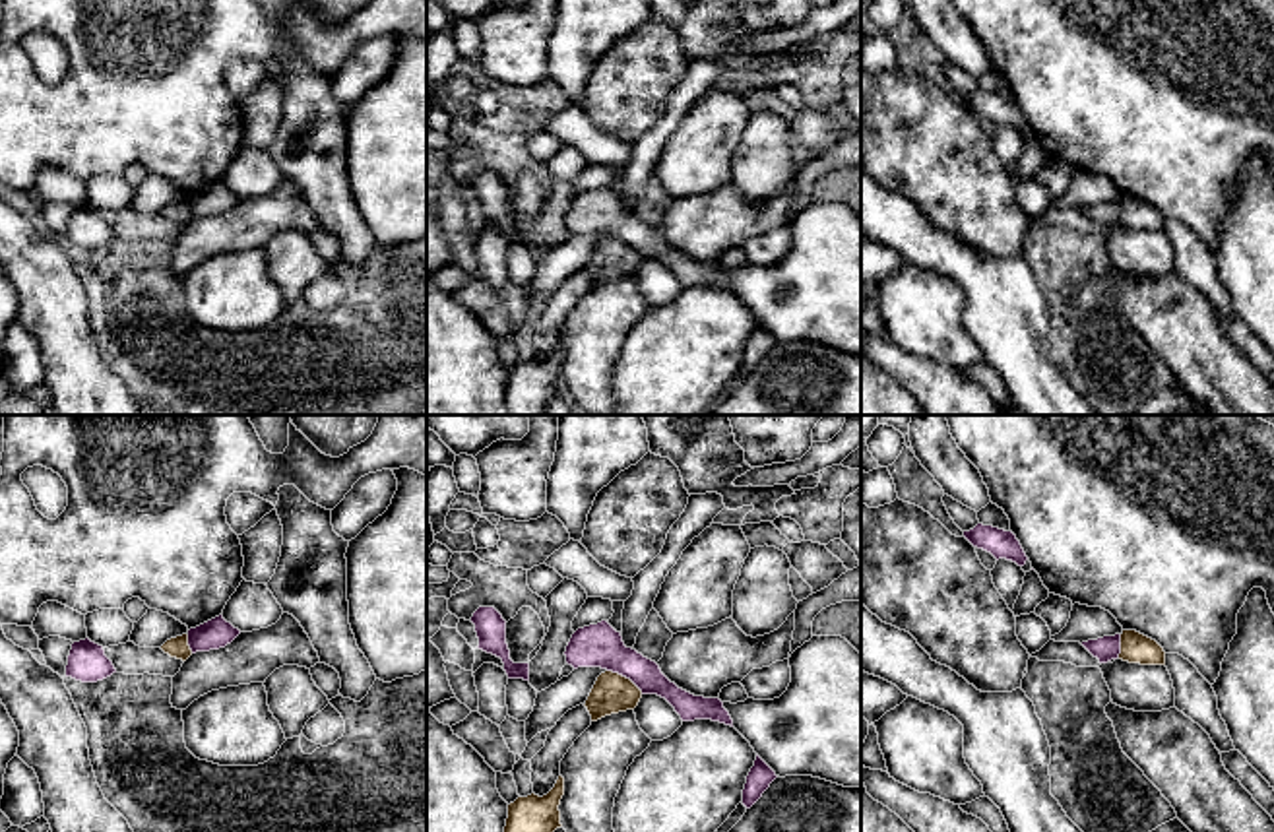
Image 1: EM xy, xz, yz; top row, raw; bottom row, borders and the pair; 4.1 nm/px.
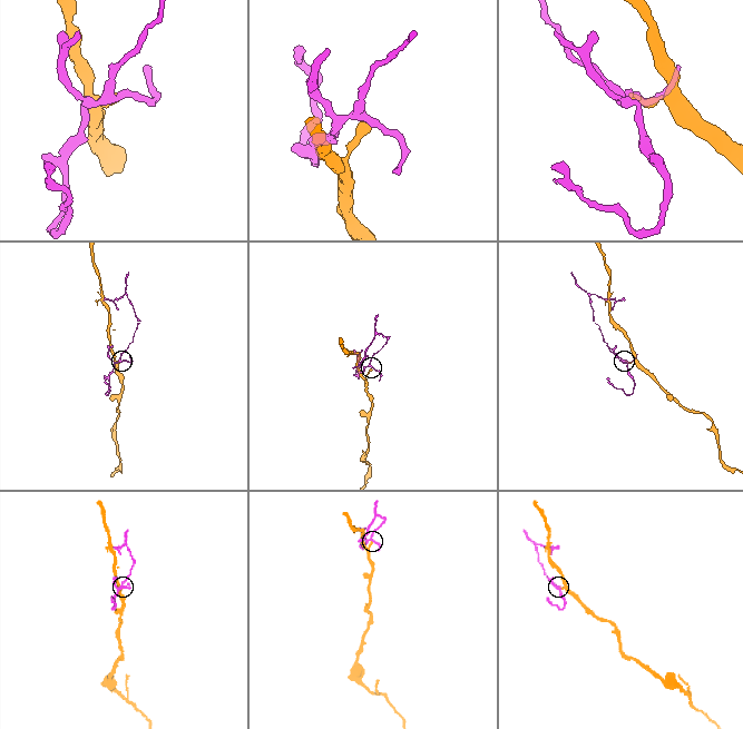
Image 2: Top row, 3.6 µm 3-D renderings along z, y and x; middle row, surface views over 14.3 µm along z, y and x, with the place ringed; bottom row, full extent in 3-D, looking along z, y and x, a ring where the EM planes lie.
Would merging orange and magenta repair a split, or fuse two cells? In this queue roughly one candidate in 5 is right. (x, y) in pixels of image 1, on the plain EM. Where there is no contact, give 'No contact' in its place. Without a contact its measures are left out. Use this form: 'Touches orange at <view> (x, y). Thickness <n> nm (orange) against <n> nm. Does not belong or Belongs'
Touches orange at xz (625, 243). Thickness 160 nm (orange) against 180 nm. Does not belong

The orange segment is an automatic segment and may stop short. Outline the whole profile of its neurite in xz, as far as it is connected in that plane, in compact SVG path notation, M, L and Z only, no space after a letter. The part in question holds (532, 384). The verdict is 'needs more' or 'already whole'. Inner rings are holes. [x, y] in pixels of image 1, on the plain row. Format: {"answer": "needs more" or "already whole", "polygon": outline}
{"answer": "already whole", "polygon": "M558 341L547 361L531 359L508 370L504 401L510 415L549 415L551 400L562 392L558 376L562 361L564 343Z"}

